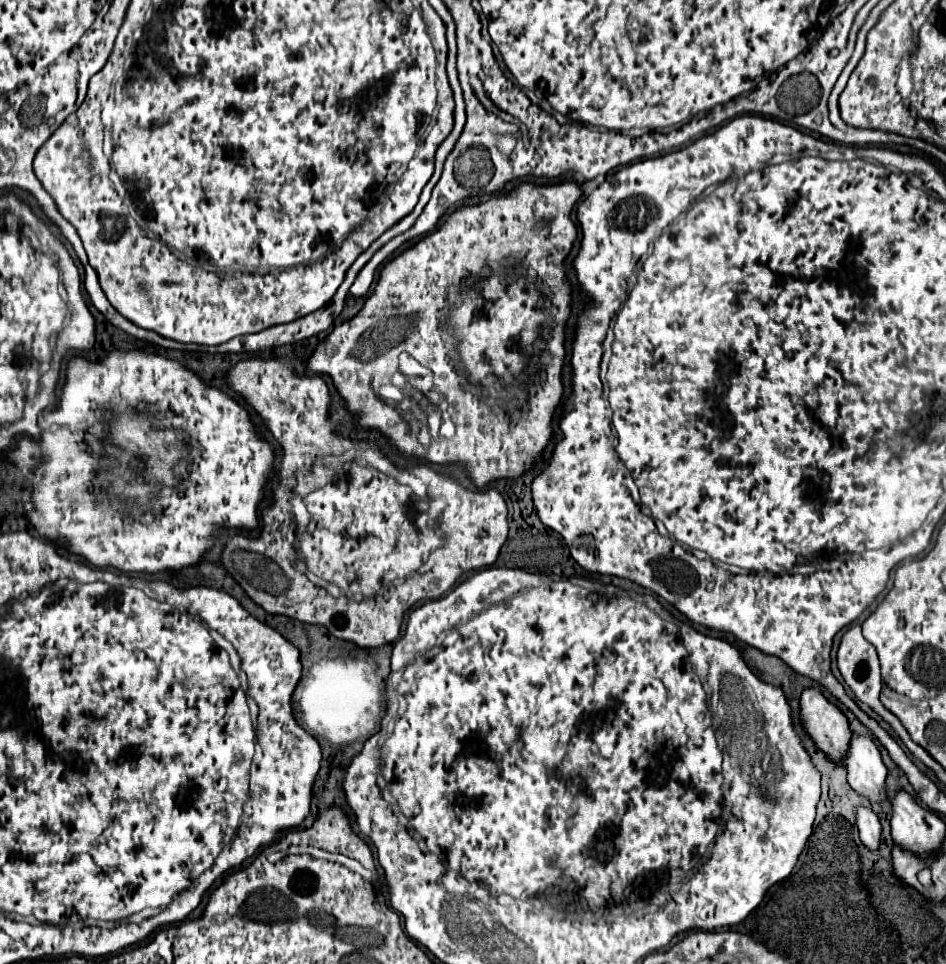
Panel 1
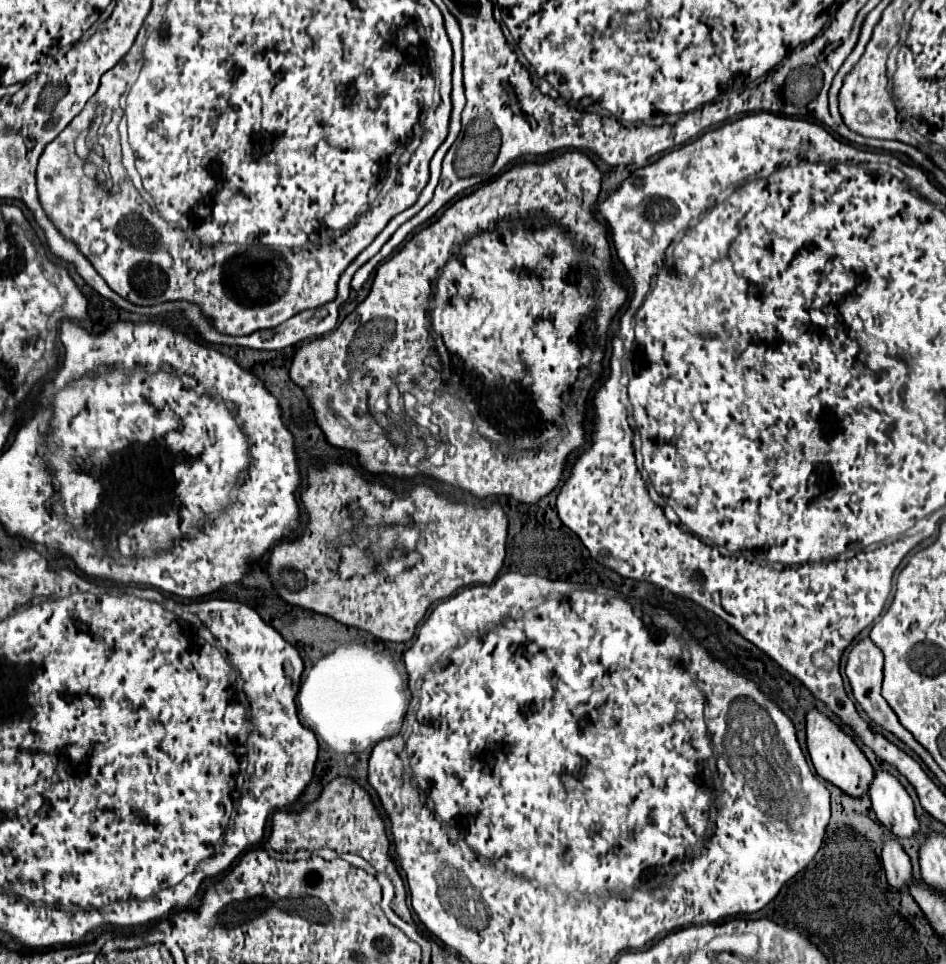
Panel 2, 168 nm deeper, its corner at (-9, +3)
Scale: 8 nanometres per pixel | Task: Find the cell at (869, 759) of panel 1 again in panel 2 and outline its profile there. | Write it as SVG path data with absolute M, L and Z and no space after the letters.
M874 770L868 796L882 826L902 838L914 836L918 830L914 804L894 774L888 774L886 770Z

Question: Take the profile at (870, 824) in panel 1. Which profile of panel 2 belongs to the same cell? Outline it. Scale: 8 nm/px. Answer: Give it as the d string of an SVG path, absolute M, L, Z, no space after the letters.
M882 836L882 844L884 844L882 862L884 862L884 870L890 886L894 888L908 886L912 882L912 866L910 866L908 854L896 840L888 836Z

